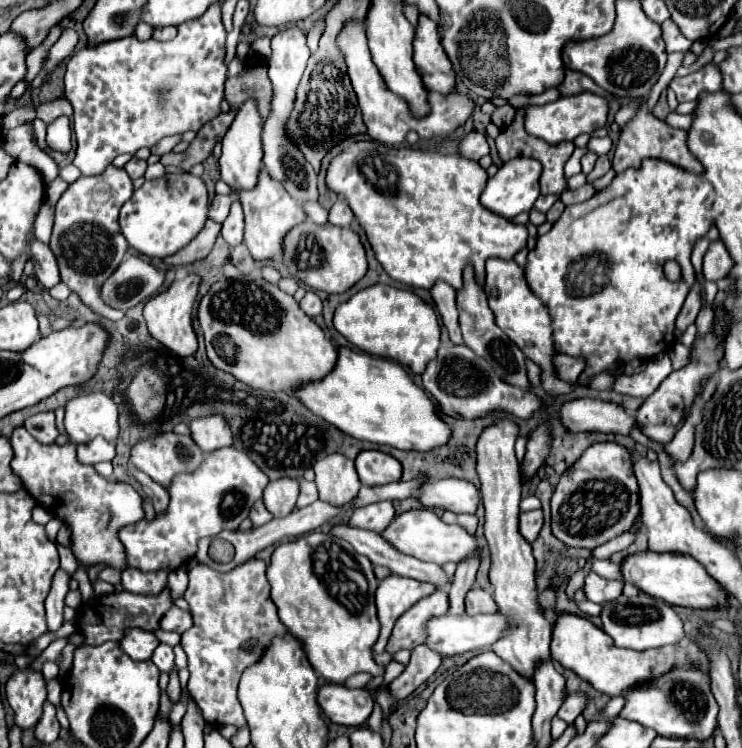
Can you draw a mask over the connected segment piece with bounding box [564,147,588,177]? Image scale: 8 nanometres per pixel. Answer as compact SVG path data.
M576 147L576 149L574 149L574 153L570 155L570 159L566 161L566 167L564 167L566 177L572 177L572 175L578 175L578 173L580 173L580 157L582 157L586 151L588 151L586 147Z

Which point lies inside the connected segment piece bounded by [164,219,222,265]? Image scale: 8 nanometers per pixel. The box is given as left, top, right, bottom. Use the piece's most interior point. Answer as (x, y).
(202, 245)

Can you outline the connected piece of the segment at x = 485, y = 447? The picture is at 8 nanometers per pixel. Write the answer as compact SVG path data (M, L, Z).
M510 417L496 419L486 427L476 443L476 471L480 477L482 503L486 509L484 535L490 547L490 585L494 589L494 601L502 615L506 615L508 629L492 645L492 651L506 659L518 673L532 679L538 661L550 657L550 635L552 625L544 617L542 605L538 603L538 589L534 579L534 557L532 547L522 539L518 531L518 503L522 497L522 483L518 475L518 459L514 455L514 441L518 437L518 425Z

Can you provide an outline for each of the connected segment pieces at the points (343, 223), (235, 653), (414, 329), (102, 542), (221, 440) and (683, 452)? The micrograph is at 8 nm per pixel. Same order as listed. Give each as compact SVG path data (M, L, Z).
M338 199L334 205L332 205L332 209L330 209L330 223L332 225L338 225L338 227L348 227L350 223L352 223L352 219L354 219L354 213L352 213L352 209L348 207L348 203L344 201L344 199Z
M252 557L228 573L198 563L188 571L188 577L190 583L184 599L194 615L194 625L182 633L182 649L188 657L190 671L188 691L198 703L206 723L214 727L230 723L242 729L246 727L246 719L236 695L242 671L260 659L270 637L284 635L284 625L270 599L266 563Z
M372 285L358 291L336 309L334 327L358 349L392 359L414 375L424 373L428 361L436 357L440 345L440 323L432 305L422 301L412 291L390 285Z
M18 427L12 437L14 459L12 471L20 477L24 489L34 501L64 521L72 531L72 553L84 565L106 565L126 569L126 549L118 539L118 531L126 525L144 519L142 497L128 483L112 481L94 471L92 465L82 465L76 459L76 445L42 445L24 427Z
M222 415L194 419L190 421L190 429L192 429L192 439L206 453L232 445L232 431Z
M694 403L694 405L692 405L692 411L690 411L690 415L686 417L684 425L680 427L680 431L678 431L678 433L674 435L674 439L666 445L666 451L672 455L674 461L682 461L682 459L690 457L694 425L698 425L700 411L702 411L702 405L700 405L700 403Z

